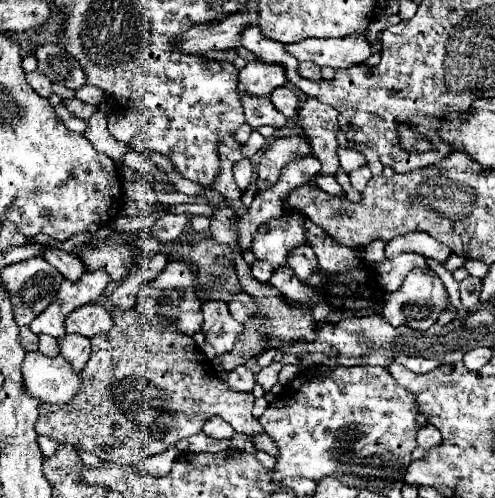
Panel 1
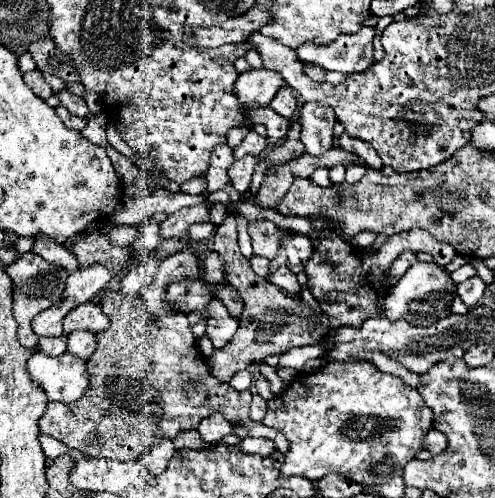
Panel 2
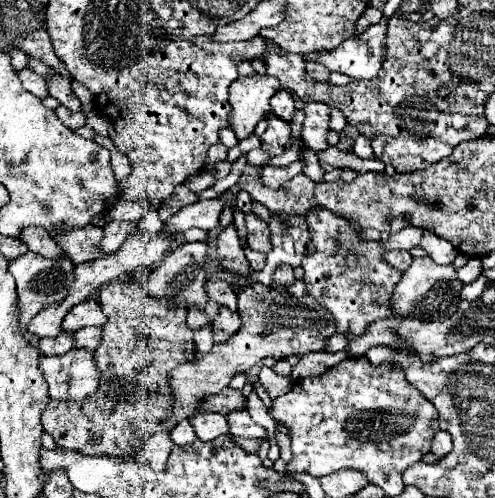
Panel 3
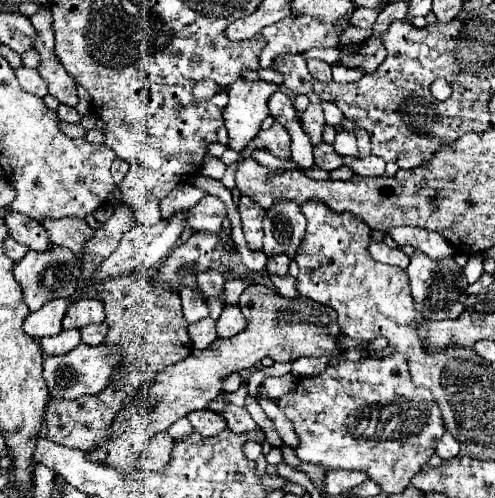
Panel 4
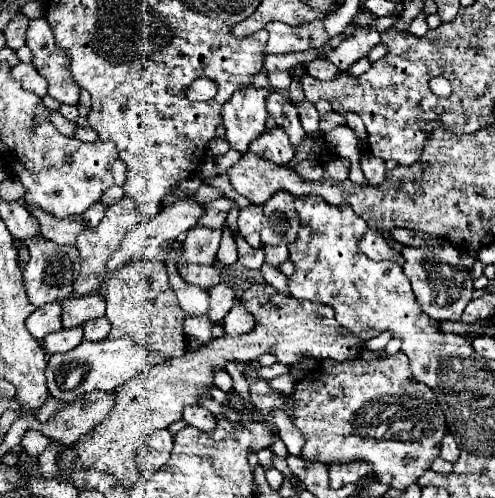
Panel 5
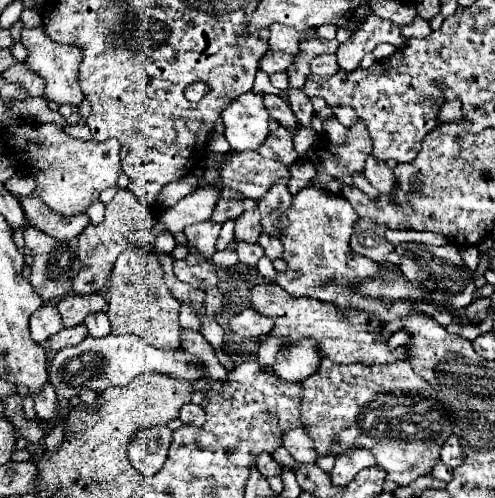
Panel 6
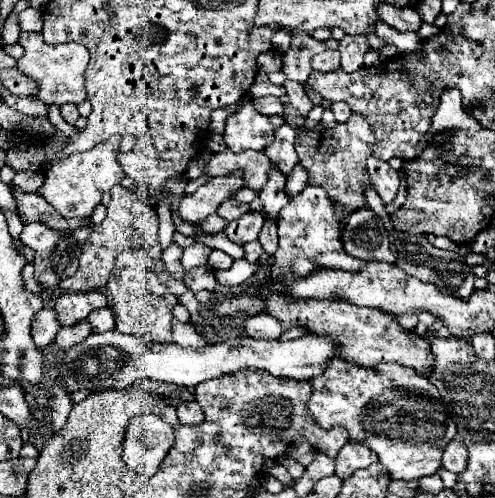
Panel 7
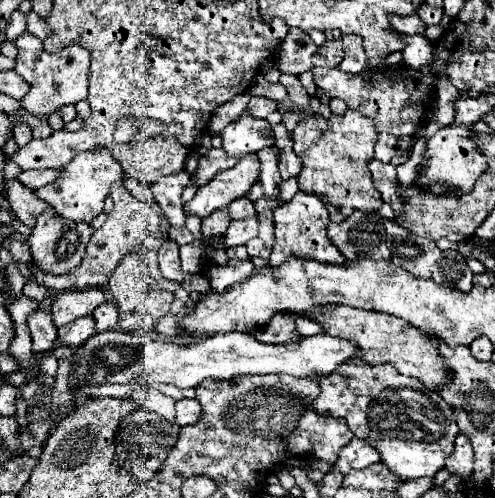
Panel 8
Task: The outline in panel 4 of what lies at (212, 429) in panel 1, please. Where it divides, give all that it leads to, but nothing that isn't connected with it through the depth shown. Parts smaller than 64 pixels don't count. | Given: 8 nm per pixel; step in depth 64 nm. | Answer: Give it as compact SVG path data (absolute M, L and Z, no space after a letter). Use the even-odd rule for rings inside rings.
M210 410L190 412L190 414L188 414L188 420L190 420L190 424L194 426L194 430L200 432L204 438L218 436L220 432L226 430L226 420L224 420L220 414L210 412Z

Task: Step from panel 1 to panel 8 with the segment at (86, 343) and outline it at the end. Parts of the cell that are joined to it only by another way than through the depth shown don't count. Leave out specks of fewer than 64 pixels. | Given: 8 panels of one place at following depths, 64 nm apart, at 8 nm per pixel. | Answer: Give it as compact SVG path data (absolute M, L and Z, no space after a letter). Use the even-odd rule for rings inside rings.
M110 302L98 306L96 312L94 312L92 316L94 316L94 322L96 322L96 330L98 330L98 332L112 330L112 328L118 324L118 312L116 312L116 306L110 304Z

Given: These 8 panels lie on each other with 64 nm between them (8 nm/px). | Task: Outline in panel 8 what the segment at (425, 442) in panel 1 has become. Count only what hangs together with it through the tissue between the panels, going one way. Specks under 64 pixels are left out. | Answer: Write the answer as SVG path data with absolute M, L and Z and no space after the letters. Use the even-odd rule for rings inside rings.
M458 434L456 436L454 452L452 452L452 456L448 456L444 468L450 474L462 476L464 480L472 474L472 470L474 470L474 466L472 466L472 446L470 446L468 436L464 436L464 434Z

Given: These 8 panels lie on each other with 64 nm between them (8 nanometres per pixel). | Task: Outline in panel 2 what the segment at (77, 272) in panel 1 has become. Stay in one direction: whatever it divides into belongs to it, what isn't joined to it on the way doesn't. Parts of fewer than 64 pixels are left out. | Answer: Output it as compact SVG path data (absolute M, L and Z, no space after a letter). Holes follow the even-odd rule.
M44 234L36 238L32 252L40 254L46 262L56 264L58 268L68 270L70 274L72 274L72 272L76 272L76 270L80 268L80 266L76 264L76 258L72 256L72 252L68 252L64 246L60 246L58 242L54 242L52 238L48 238L48 236L44 236Z

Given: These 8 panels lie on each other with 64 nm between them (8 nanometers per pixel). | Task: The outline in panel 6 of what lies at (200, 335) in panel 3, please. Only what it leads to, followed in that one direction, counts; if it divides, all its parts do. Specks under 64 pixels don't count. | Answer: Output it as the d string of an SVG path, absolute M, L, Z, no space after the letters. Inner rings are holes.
M188 306L180 308L180 324L182 328L188 328L188 330L196 330L196 332L202 330L202 318Z

